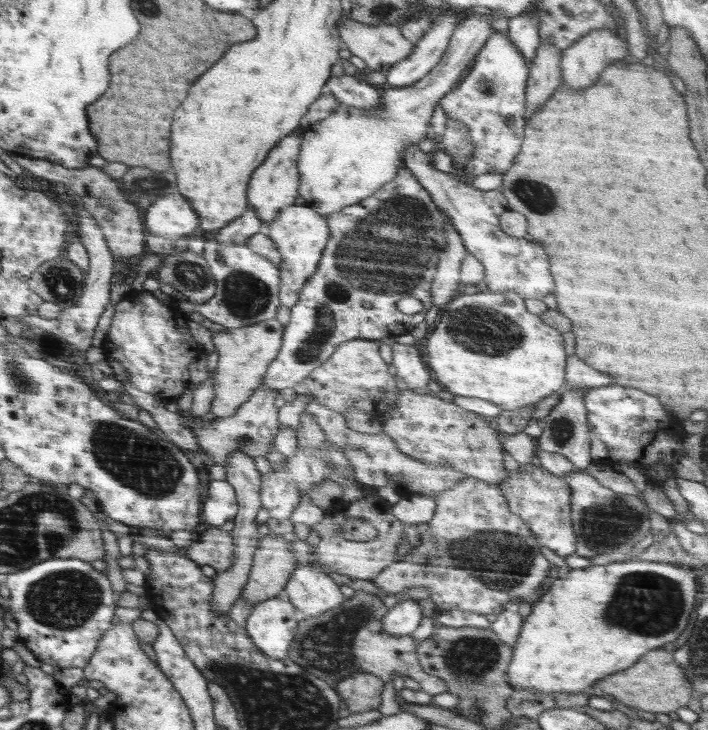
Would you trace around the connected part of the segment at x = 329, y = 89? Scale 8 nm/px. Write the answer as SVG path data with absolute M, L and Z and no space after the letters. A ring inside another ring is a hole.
M344 74L330 76L322 87L323 94L332 94L348 107L360 111L374 111L382 102L382 89Z

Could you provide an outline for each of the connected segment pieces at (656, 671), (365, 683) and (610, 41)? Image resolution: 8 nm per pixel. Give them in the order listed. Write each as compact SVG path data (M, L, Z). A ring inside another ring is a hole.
M654 650L642 656L634 666L626 668L624 672L616 672L612 676L606 676L606 680L598 682L598 687L606 696L612 695L615 699L629 707L645 710L658 714L669 714L688 706L692 694L692 684L684 676L682 668L676 664L672 654L664 650Z
M358 672L338 682L335 690L341 700L346 702L346 708L350 714L360 714L360 712L379 710L384 682L374 674Z
M594 30L582 36L580 40L571 44L562 51L560 57L560 68L562 68L562 82L570 90L586 90L596 80L606 66L614 60L621 60L630 55L630 46L626 40L620 38L618 32L612 30Z

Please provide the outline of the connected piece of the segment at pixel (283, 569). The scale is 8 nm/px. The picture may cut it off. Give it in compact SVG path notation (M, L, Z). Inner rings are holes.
M274 533L261 536L248 573L248 581L239 598L256 605L277 597L284 589L284 585L290 580L290 573L299 564L290 550L292 536Z

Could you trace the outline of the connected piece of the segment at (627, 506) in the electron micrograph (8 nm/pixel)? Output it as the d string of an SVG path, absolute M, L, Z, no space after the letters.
M585 471L564 474L570 485L572 496L570 508L574 534L577 538L575 553L592 559L600 554L612 552L630 553L650 531L650 512L646 503L637 496L614 492L601 485Z

